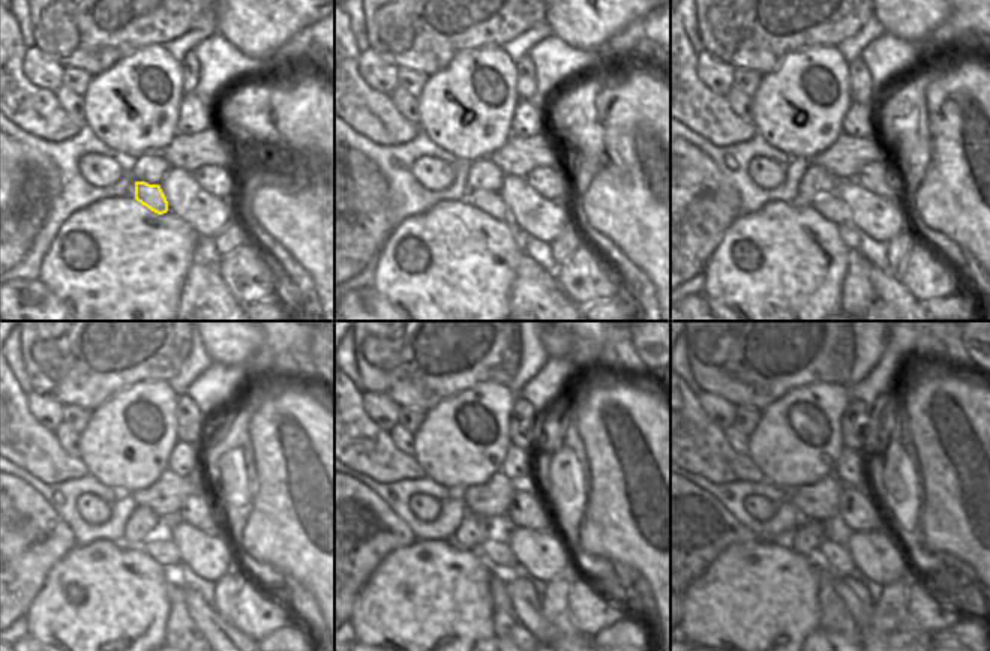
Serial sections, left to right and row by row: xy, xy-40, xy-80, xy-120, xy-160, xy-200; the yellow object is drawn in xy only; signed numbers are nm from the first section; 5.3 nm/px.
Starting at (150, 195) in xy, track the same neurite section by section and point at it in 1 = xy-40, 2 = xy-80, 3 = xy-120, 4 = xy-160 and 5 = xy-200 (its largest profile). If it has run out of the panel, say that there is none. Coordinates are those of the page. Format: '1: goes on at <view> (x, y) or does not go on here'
1: goes on at xy-40 (488, 201)
2: goes on at xy-80 (830, 206)
3: goes on at xy-120 (161, 548)
4: goes on at xy-160 (495, 551)
5: goes on at xy-200 (836, 555)

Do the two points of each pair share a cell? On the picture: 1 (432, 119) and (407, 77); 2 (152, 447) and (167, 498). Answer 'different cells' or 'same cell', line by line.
1: different cells
2: different cells

